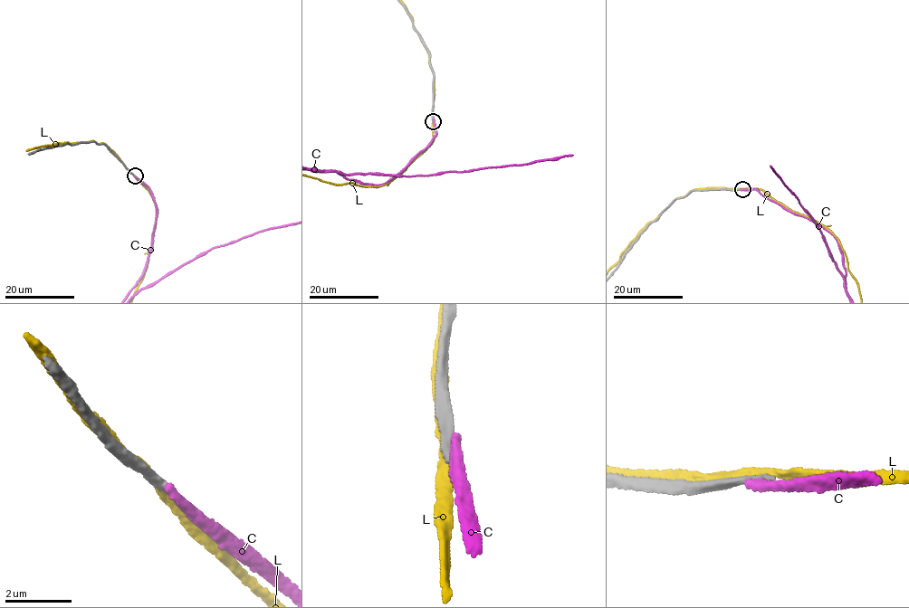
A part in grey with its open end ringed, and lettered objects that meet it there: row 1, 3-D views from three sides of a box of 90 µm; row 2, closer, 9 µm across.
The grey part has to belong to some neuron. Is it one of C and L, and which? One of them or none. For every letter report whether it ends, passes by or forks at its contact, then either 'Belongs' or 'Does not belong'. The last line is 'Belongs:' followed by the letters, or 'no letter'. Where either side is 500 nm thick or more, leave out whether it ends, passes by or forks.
C: It ends there. Does not belong
L: It passes by. Does not belong
Belongs: no letter

